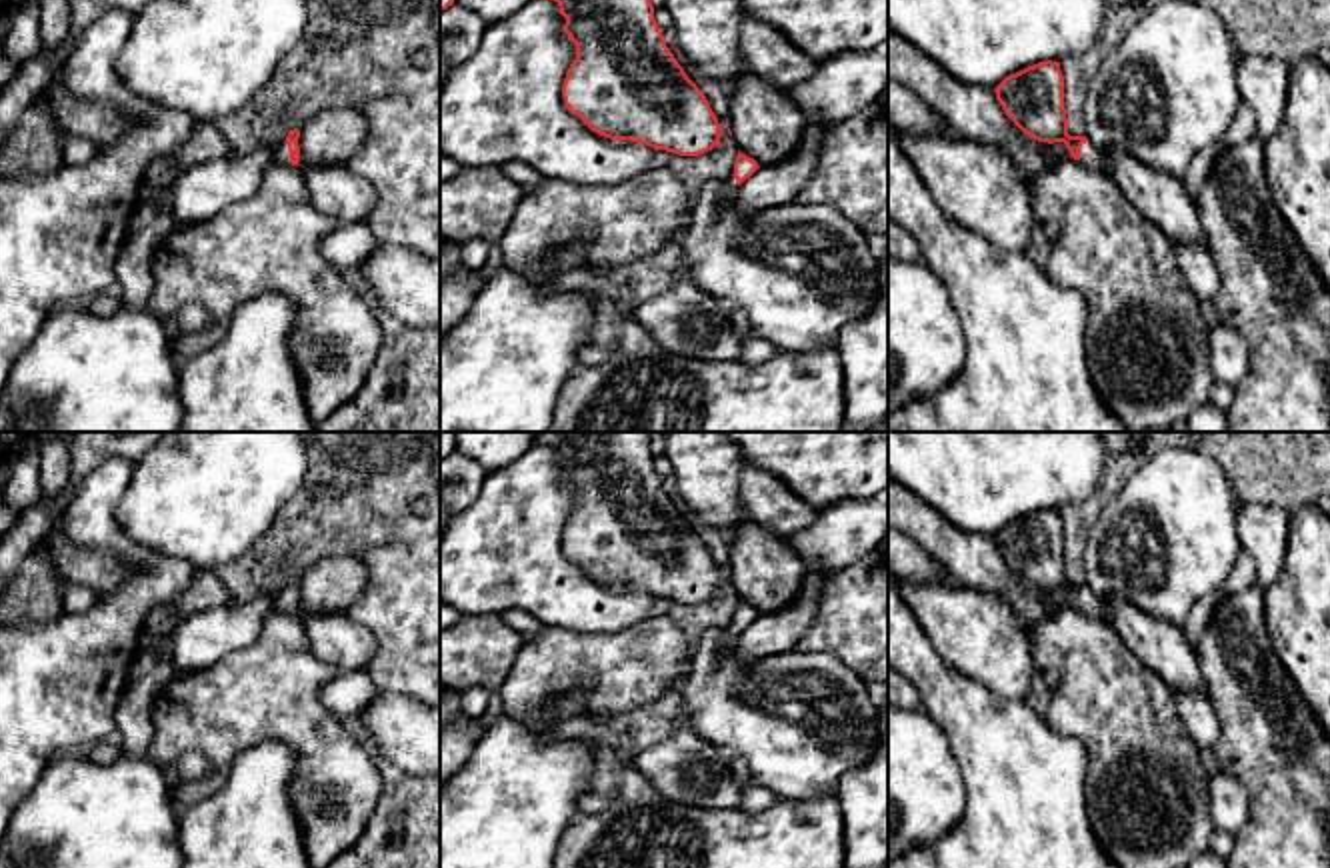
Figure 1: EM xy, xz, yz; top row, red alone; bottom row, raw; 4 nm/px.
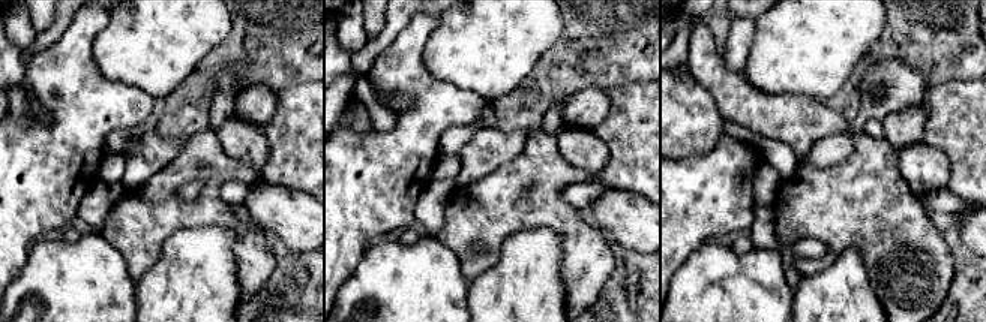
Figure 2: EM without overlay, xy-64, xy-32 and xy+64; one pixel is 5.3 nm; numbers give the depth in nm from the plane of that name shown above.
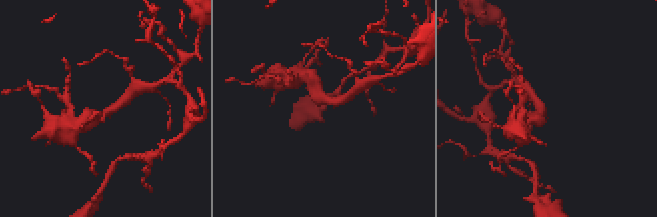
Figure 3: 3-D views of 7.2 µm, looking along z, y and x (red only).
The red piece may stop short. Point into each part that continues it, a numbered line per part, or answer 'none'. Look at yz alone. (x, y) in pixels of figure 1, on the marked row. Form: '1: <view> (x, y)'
1: yz (1090, 156)

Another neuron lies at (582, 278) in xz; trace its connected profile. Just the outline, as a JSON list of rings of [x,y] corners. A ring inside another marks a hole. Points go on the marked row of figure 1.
[[[586,266],[576,268],[572,272],[566,272],[564,276],[556,278],[548,288],[546,296],[562,292],[562,290],[590,290],[596,294],[602,294],[610,300],[616,298],[616,286],[610,278],[610,274],[602,274],[596,270],[590,270]]]

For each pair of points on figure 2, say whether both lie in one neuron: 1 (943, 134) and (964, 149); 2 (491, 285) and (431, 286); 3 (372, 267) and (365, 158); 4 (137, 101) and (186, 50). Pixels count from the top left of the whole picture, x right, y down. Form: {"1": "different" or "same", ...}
{"1": "same", "2": "different", "3": "different", "4": "different"}

